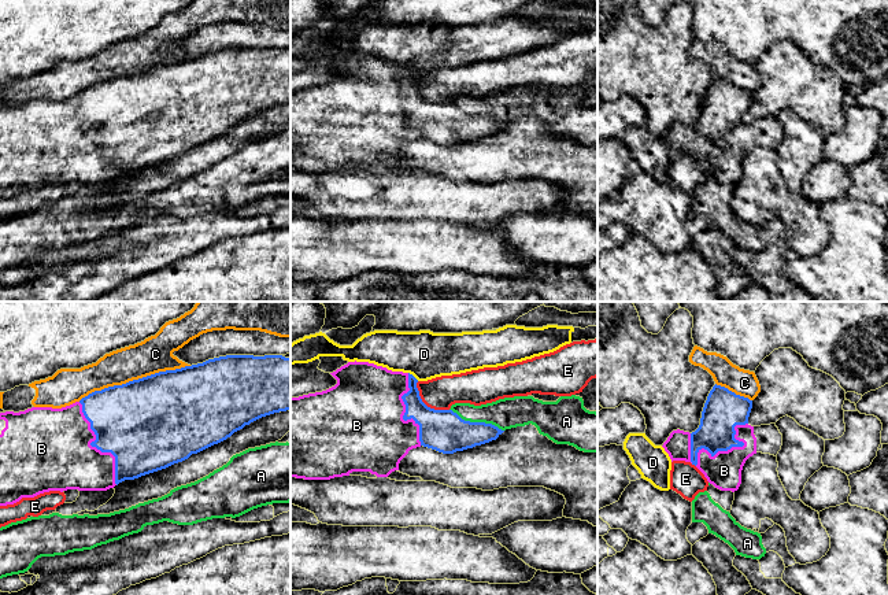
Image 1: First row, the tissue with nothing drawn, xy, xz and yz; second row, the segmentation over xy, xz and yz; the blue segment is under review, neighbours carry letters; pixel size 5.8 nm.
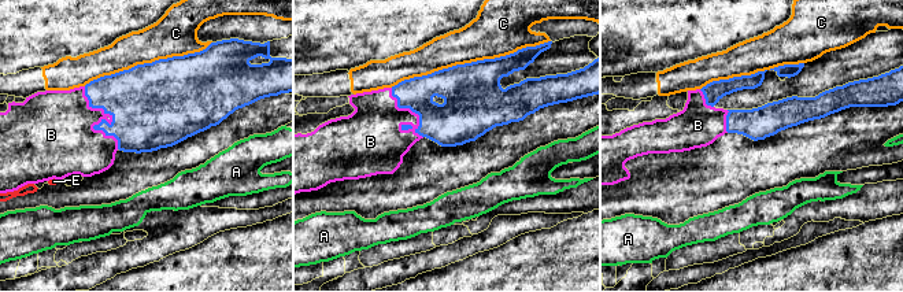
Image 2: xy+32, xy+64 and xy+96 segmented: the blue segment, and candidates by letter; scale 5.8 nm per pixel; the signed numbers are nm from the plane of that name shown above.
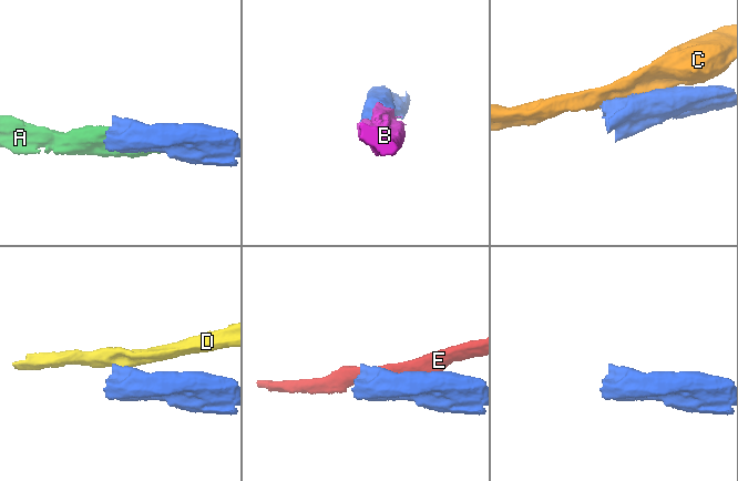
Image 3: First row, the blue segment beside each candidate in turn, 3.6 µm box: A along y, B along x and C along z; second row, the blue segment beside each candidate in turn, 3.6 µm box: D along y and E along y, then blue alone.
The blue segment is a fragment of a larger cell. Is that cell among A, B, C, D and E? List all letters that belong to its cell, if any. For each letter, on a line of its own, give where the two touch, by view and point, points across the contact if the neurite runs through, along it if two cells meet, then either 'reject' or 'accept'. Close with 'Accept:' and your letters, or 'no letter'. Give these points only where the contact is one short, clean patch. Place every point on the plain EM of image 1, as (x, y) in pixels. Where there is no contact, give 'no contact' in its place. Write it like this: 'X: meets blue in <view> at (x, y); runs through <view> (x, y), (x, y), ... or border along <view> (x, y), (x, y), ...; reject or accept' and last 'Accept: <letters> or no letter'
A: meets blue in xz at (477, 115); reject
B: meets blue in yz at (731, 140); accept
C: meets blue in xy at (133, 73); reject
D: meets blue in xz at (413, 69); border along xz (409, 65), (418, 73); reject
E: meets blue in xz at (425, 98); border along xz (415, 76), (420, 91), (428, 99), (448, 103); reject
Accept: B

